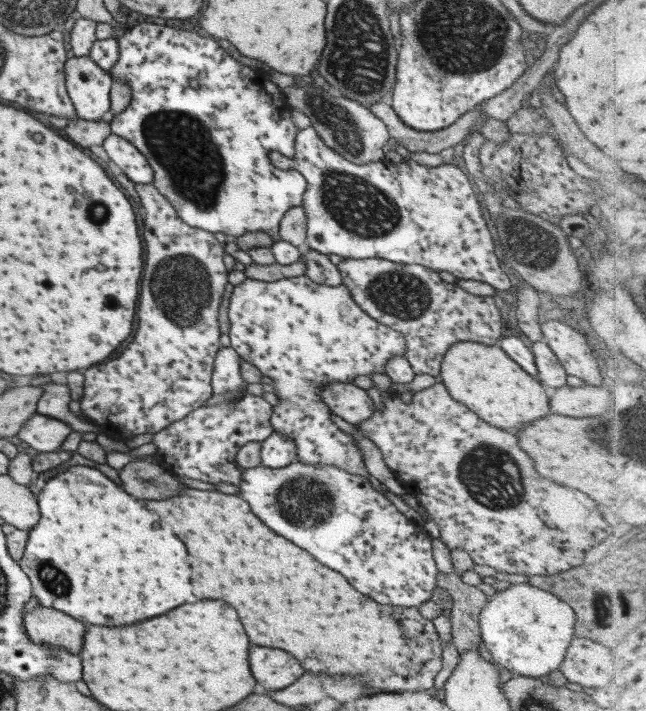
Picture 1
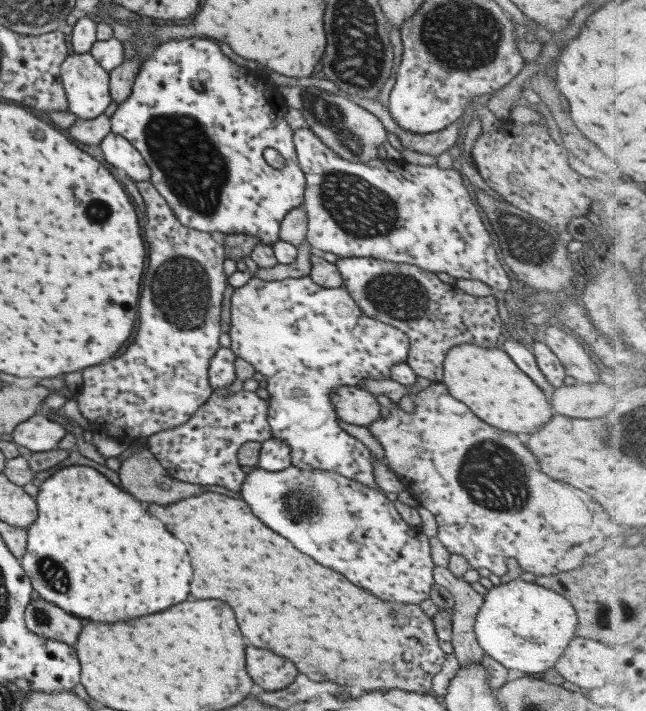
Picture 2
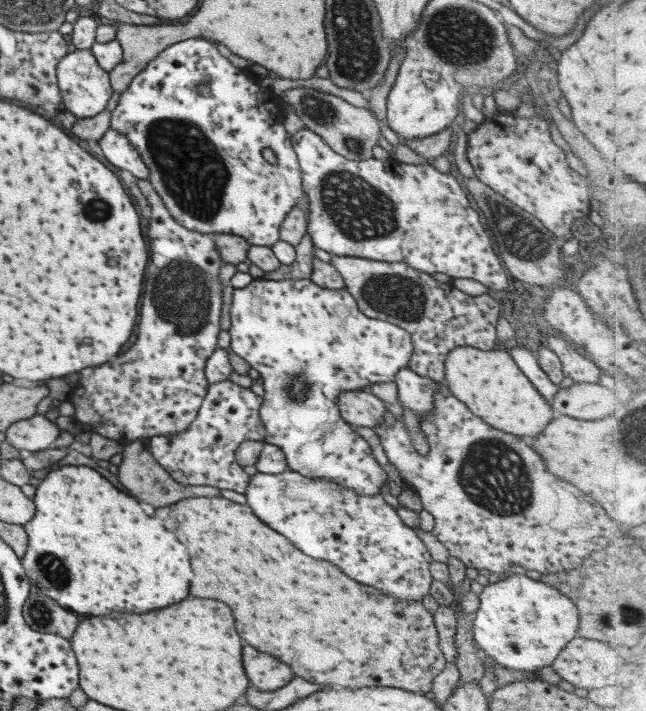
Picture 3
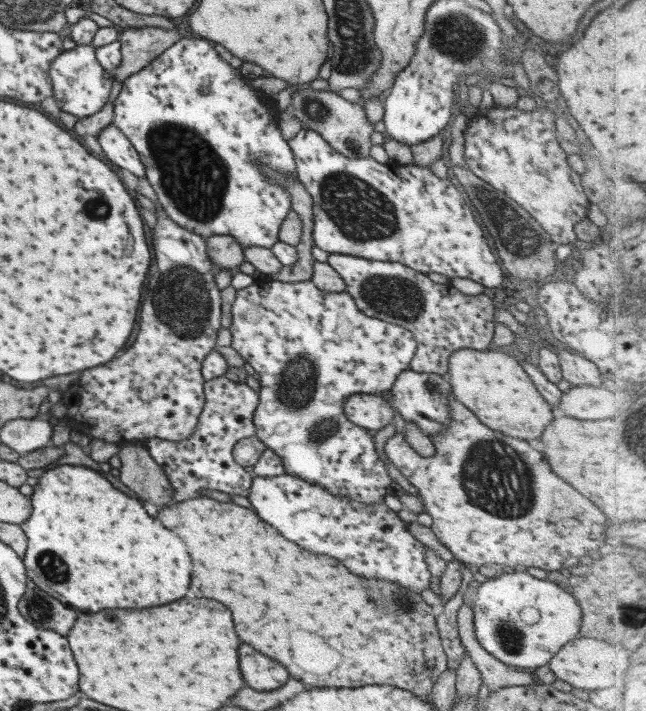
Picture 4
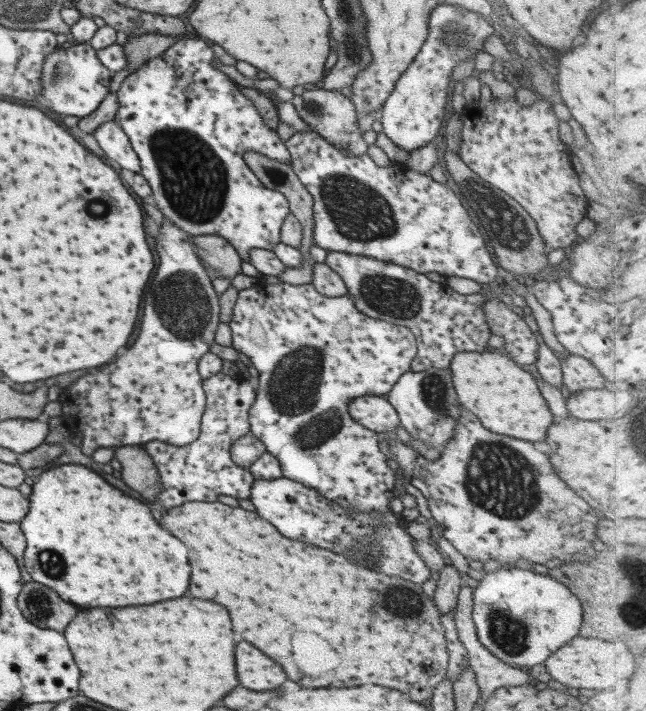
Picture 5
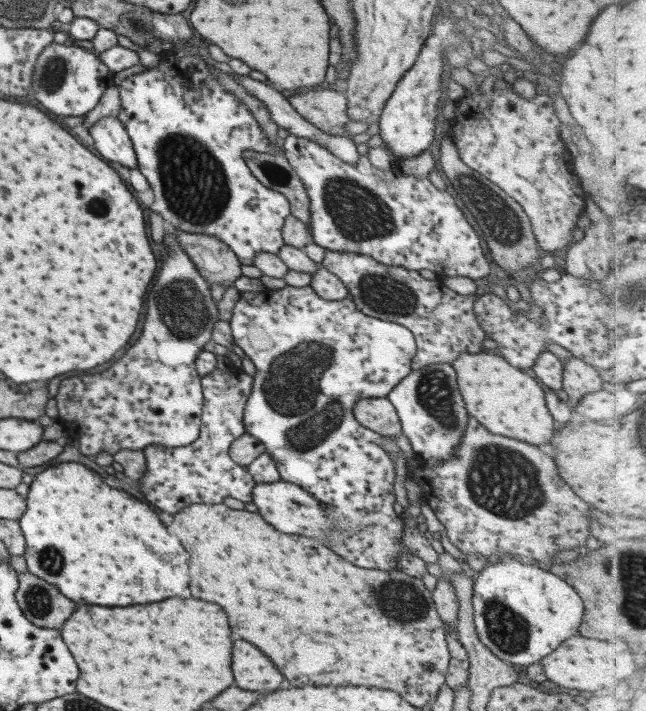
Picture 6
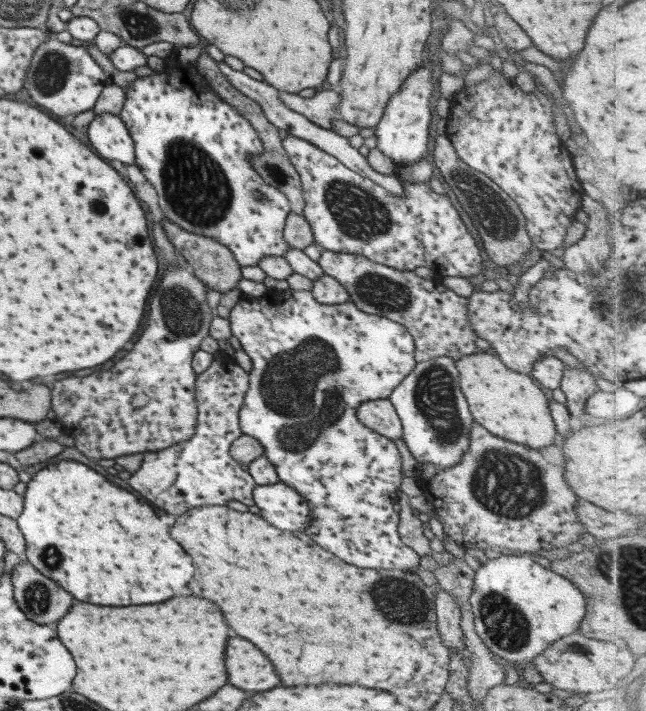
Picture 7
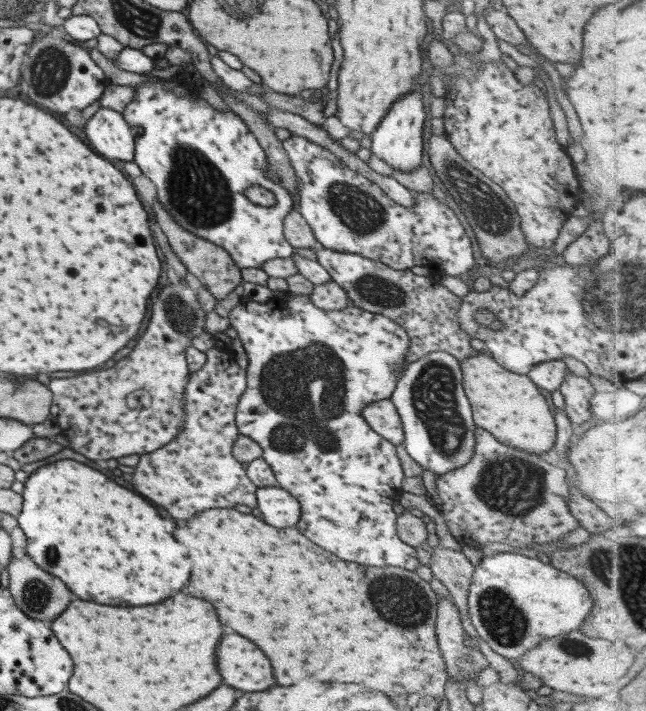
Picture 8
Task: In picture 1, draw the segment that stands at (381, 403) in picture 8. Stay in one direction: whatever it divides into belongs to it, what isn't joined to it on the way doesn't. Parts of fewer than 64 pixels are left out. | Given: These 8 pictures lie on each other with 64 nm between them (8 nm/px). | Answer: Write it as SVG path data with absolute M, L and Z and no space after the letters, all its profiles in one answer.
M351 382L327 384L319 392L322 400L331 413L340 416L345 422L357 426L375 409L366 392Z

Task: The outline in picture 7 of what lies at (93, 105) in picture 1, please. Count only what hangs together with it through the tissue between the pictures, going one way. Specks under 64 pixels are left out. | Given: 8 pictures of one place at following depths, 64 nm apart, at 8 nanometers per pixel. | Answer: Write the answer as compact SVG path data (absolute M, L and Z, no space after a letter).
M51 36L35 49L25 73L23 87L29 98L45 110L57 116L67 116L92 108L105 84L110 84L110 78L79 43L61 43Z

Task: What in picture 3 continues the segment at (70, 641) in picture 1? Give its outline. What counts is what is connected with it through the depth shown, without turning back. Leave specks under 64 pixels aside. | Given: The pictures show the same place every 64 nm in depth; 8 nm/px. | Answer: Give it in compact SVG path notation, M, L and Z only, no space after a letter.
M39 592L28 595L21 613L29 628L37 632L59 635L68 641L81 618L76 612L59 607L55 600Z

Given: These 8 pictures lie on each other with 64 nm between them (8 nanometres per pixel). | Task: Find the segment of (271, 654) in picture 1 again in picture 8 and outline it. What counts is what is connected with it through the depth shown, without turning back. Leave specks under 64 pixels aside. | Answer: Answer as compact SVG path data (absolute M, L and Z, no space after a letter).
M223 636L215 656L221 678L231 688L241 692L259 692L273 684L269 660L243 636Z

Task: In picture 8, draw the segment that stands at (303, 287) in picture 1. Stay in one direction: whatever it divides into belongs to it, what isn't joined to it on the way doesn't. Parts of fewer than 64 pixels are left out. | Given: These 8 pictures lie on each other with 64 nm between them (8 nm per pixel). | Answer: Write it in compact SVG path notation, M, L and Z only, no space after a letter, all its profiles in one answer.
M285 290L285 291L281 291L281 293L282 293L282 294L286 294L286 293L288 293L288 295L287 295L287 296L286 296L286 297L269 297L269 298L268 298L268 299L267 299L267 300L266 300L266 301L263 301L263 302L262 302L262 303L260 303L260 302L255 302L255 301L251 301L251 300L243 300L243 301L242 301L242 302L240 302L240 303L239 303L239 304L236 304L236 305L235 305L235 306L234 306L234 307L233 307L233 308L232 308L232 309L231 309L231 310L230 310L230 311L229 311L229 314L228 314L228 321L229 321L229 327L231 327L231 328L233 328L233 330L235 330L235 332L236 332L236 333L237 333L237 338L238 338L238 339L239 339L239 342L240 342L240 343L241 343L241 345L243 345L243 350L244 350L244 351L245 351L245 354L246 354L246 355L247 355L247 364L248 364L248 365L247 365L247 368L246 368L246 369L245 369L245 370L246 370L246 386L245 386L245 391L243 391L243 395L242 395L242 396L241 396L241 397L240 397L240 398L239 398L239 400L238 400L238 401L237 401L237 406L236 406L236 407L235 407L235 414L234 414L234 419L235 419L235 424L236 424L236 427L237 427L237 430L238 430L238 434L239 434L239 435L243 435L243 436L246 436L246 437L249 437L249 438L250 438L250 439L251 439L251 440L253 440L253 442L256 442L256 443L257 443L257 444L258 444L258 445L259 445L259 446L260 446L260 447L261 447L261 448L262 448L262 454L261 454L261 457L260 457L260 458L261 458L261 459L263 459L263 462L265 462L265 464L267 464L267 467L269 467L269 468L270 468L270 469L271 469L271 470L272 470L272 473L273 473L273 474L274 474L274 477L275 477L275 478L276 478L276 481L277 481L277 484L278 484L278 486L279 486L279 487L281 487L281 488L283 488L283 490L284 490L284 491L287 491L287 492L288 492L288 493L289 493L289 494L290 494L290 495L293 495L293 496L294 496L294 497L295 497L295 498L296 498L296 499L297 499L297 500L298 500L298 501L299 501L299 504L300 504L300 517L299 517L299 521L298 521L298 523L297 523L297 524L296 524L296 526L295 526L295 528L296 528L296 529L297 529L297 530L298 530L298 531L299 531L299 532L300 532L300 533L301 533L301 534L303 534L303 536L306 536L306 537L307 537L307 538L308 538L308 539L309 539L309 540L311 540L311 542L312 542L312 543L315 543L315 544L317 544L317 546L321 546L321 548L323 548L323 550L325 550L325 551L327 551L327 552L331 552L331 554L335 554L335 556L337 556L337 558L341 558L341 560L347 560L347 562L351 562L351 563L355 563L355 564L360 564L360 566L365 566L365 567L383 567L383 566L395 566L395 567L397 567L397 568L402 568L402 569L403 569L403 570L404 570L404 571L405 571L405 572L408 572L408 571L413 571L413 570L414 570L414 568L415 568L415 567L416 567L416 566L417 566L417 564L418 564L418 561L417 561L417 559L416 559L416 558L415 558L415 549L414 549L414 547L412 547L412 546L409 546L409 545L408 545L408 544L405 544L405 543L404 543L404 542L401 542L401 540L399 540L399 537L398 537L398 536L397 536L397 535L396 535L396 526L395 526L395 522L396 522L396 514L395 514L395 512L393 512L393 509L391 509L391 506L393 506L393 503L394 503L394 501L393 501L393 494L397 494L397 492L401 492L401 491L400 491L400 488L399 488L399 487L400 487L400 486L401 486L401 480L403 480L403 477L405 477L405 476L404 476L404 474L403 474L403 473L402 473L402 468L401 468L401 466L400 466L400 462L399 462L399 460L398 460L398 457L397 457L397 456L396 456L396 446L395 446L395 445L394 445L394 444L393 444L393 443L392 443L392 442L389 442L389 441L388 441L388 440L385 440L385 439L384 439L384 438L383 438L383 437L382 437L382 436L379 436L379 434L377 434L377 433L376 433L376 432L373 432L373 430L371 430L371 429L370 429L370 428L369 428L369 425L368 425L368 424L367 424L367 423L366 423L366 422L365 422L365 421L364 421L364 420L363 420L363 417L362 417L362 416L361 416L361 415L360 415L360 412L361 412L361 410L362 410L362 408L363 408L363 407L364 407L364 406L365 406L365 405L366 405L366 404L369 404L369 403L372 403L372 402L375 402L375 401L376 401L376 400L383 400L383 399L390 399L390 395L391 395L391 394L392 394L392 393L393 393L393 390L394 390L394 389L395 389L395 384L396 384L396 382L397 382L397 379L398 379L398 377L399 377L399 376L400 376L400 375L401 375L401 374L399 374L399 372L397 372L397 368L398 368L398 367L399 367L399 366L400 366L400 365L403 365L403 358L405 358L405 354L407 354L407 348L408 348L408 347L407 347L407 345L409 345L409 339L408 339L408 337L407 337L407 334L406 334L406 333L405 333L405 332L403 332L403 329L402 329L402 328L401 328L401 327L399 327L399 326L398 326L398 325L397 325L397 324L395 324L395 322L393 322L393 321L392 321L392 320L389 320L389 319L388 319L388 318L387 318L387 317L384 317L384 316L381 316L381 315L380 315L380 314L373 314L373 313L372 313L372 312L367 312L367 311L364 311L364 310L363 310L363 309L360 309L360 308L357 308L357 307L356 307L356 306L353 306L353 305L352 305L352 304L347 304L347 306L345 306L345 307L343 307L343 308L342 308L342 309L339 309L339 310L335 310L335 309L333 309L333 310L325 310L325 309L320 309L320 308L317 308L317 307L316 307L316 306L315 306L315 304L313 304L313 303L312 303L312 302L311 302L311 299L310 299L310 298L309 298L309 295L300 295L300 294L293 294L293 293L289 293L289 292L287 292L287 290Z

